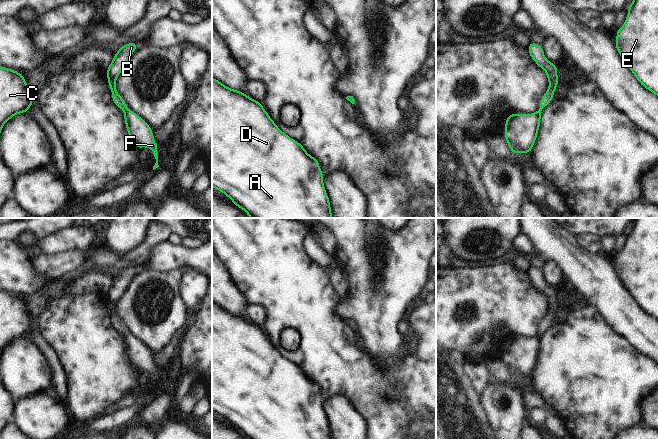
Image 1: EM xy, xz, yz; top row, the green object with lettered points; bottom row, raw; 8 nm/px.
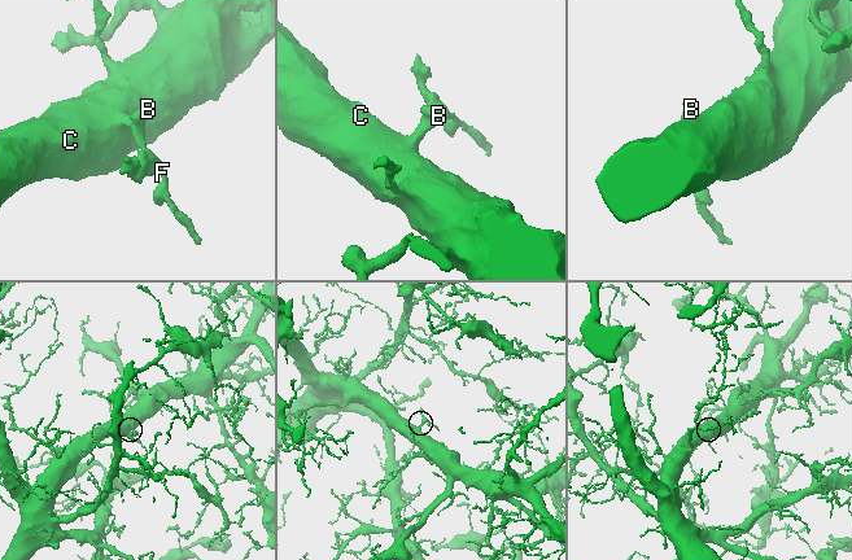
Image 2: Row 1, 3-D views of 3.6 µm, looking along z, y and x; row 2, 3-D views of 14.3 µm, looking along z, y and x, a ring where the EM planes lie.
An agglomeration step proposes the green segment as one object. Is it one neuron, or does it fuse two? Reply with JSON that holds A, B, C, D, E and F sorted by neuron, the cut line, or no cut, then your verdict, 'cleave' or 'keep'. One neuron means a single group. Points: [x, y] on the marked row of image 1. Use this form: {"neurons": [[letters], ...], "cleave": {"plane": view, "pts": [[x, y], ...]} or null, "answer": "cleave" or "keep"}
{"neurons": [["A", "B", "C", "D", "E", "F"]], "cleave": null, "answer": "keep"}

